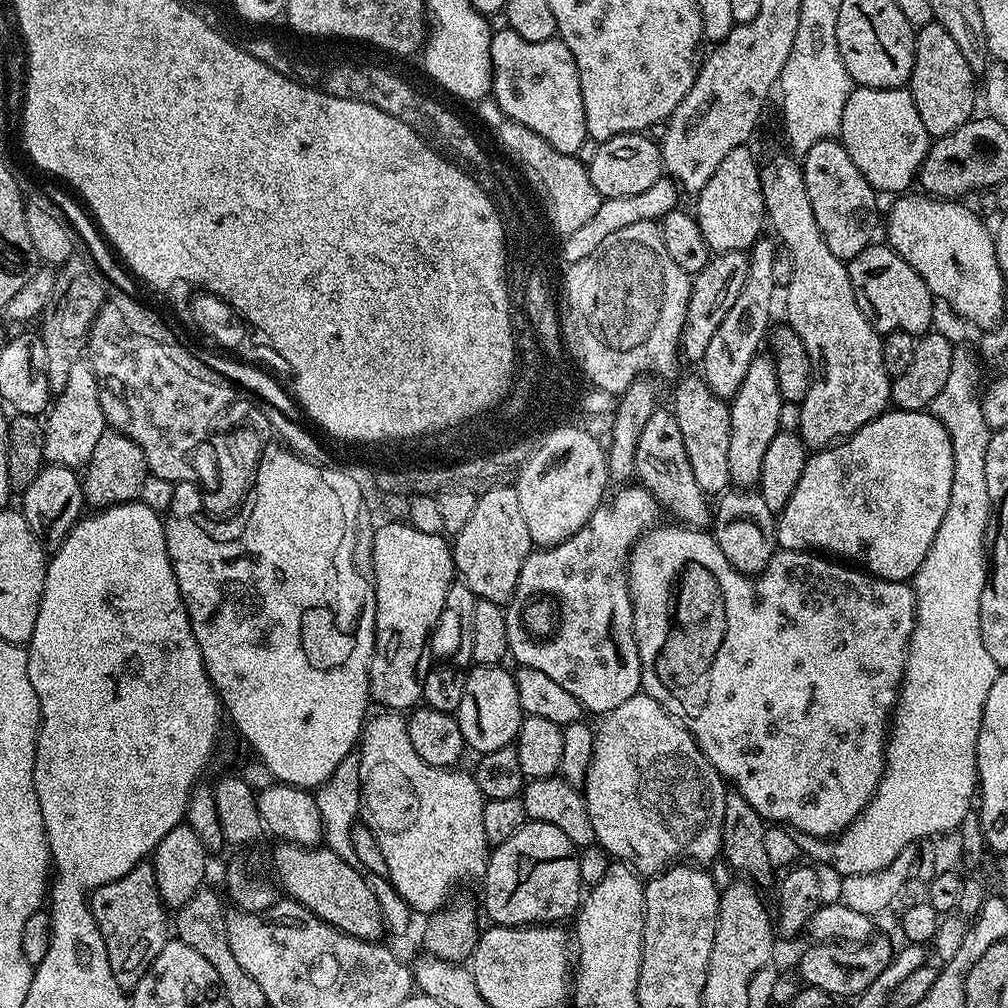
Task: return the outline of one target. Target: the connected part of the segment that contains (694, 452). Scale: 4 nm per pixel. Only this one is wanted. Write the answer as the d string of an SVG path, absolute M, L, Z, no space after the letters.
M703 375L684 376L676 384L672 392L672 404L670 411L676 415L678 430L682 432L682 446L686 450L686 458L690 460L690 470L694 472L694 478L698 486L706 494L720 494L730 484L730 404L721 399L710 390L710 386L704 380Z

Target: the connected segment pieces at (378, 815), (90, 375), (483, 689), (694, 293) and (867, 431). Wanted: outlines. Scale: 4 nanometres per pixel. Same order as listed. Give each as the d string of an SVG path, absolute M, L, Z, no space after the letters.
M380 710L365 723L358 745L360 758L360 799L366 825L377 840L382 858L386 858L388 880L416 914L439 912L449 903L455 884L483 877L490 845L482 826L485 798L478 790L471 771L430 766L418 758L410 742L407 719L396 710Z
M81 358L71 367L66 386L55 393L43 425L45 461L48 464L61 464L67 468L83 469L88 463L90 454L94 454L94 445L98 443L98 438L102 438L106 431L102 406L98 402L94 370L87 359Z
M495 664L469 667L464 678L462 702L454 715L462 730L465 745L471 751L473 748L476 754L498 750L502 746L512 744L525 717L518 702L515 675L511 671L507 672L504 666Z
M717 252L702 266L700 272L692 276L692 289L690 290L690 302L686 310L688 319L682 330L680 339L680 356L688 359L690 363L699 365L706 354L706 346L710 346L710 338L714 338L714 330L722 326L722 318L738 294L742 294L742 286L748 277L748 253L747 252Z
M885 410L881 416L873 418L866 426L862 426L847 440L841 440L827 448L813 451L808 457L802 476L794 486L794 492L788 496L784 509L775 517L776 543L781 549L789 552L806 552L815 550L844 562L851 562L863 571L880 577L881 580L911 581L916 571L922 566L926 554L930 550L930 542L934 542L934 534L938 534L938 526L946 516L946 506L950 506L950 486L954 482L954 450L950 442L950 434L946 426L931 411L902 412Z

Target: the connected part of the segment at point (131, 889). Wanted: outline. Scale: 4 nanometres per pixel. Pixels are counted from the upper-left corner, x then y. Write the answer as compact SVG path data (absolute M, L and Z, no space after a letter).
M148 862L138 863L129 872L122 874L122 878L91 889L90 907L94 922L102 934L102 942L106 942L106 958L110 962L110 971L114 973L114 982L118 982L118 986L125 990L136 988L146 970L150 970L154 958L162 954L162 946L166 946L170 938L170 916L166 911L164 899L160 897L160 891L156 889L155 867Z

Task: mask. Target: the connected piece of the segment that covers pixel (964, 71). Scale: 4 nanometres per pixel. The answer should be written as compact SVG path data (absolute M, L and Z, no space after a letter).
M938 23L927 24L916 32L916 49L914 50L914 70L908 80L907 87L914 98L914 106L918 106L918 115L922 117L922 126L926 126L929 137L939 138L958 130L966 121L973 119L975 108L978 108L978 76L970 70L970 62L962 50L958 50L958 42L946 34L946 30Z

